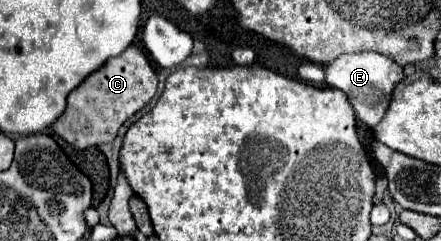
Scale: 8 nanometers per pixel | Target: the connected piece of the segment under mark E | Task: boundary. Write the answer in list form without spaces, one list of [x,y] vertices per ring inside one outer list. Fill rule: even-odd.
[[[361,51],[361,53],[343,53],[339,55],[335,61],[329,61],[323,65],[325,71],[325,83],[329,87],[335,87],[339,91],[343,91],[349,99],[349,103],[353,105],[357,117],[369,125],[375,127],[391,101],[391,93],[395,89],[395,85],[403,79],[403,67],[397,65],[391,57],[373,53],[373,51]]]

